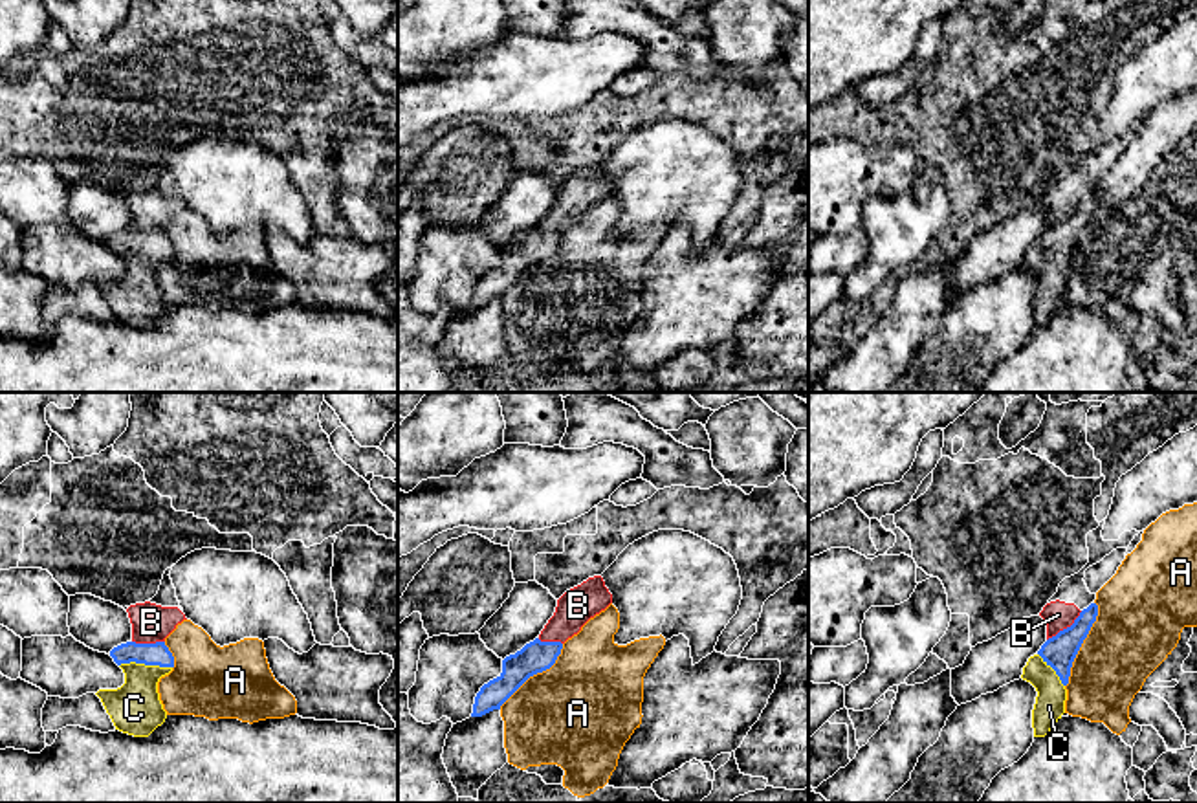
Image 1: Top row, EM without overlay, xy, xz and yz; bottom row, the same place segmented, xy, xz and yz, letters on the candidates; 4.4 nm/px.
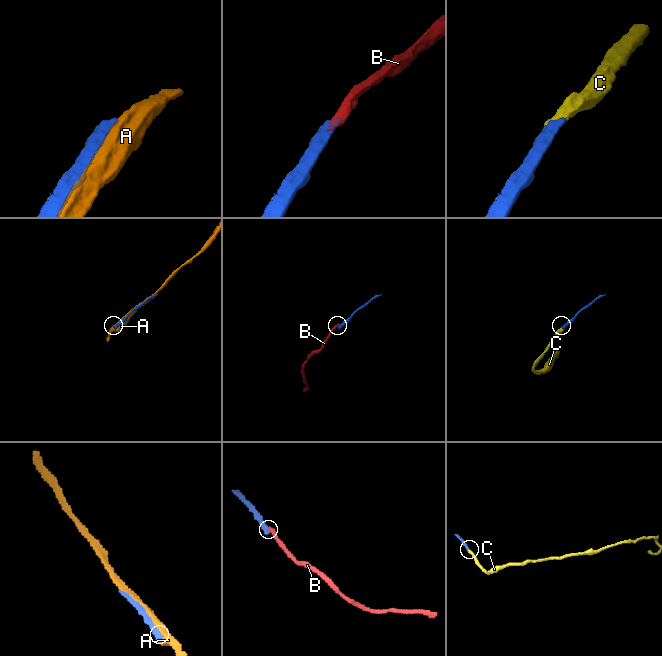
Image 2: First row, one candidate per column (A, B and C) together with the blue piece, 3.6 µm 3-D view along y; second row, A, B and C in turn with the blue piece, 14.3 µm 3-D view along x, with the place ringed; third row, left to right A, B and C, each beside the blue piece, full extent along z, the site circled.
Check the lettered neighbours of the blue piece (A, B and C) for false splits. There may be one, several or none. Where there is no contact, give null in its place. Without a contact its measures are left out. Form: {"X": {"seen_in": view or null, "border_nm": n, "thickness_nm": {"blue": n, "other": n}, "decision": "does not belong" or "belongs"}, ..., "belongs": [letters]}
{"A": {"seen_in": "yz", "border_nm": 400, "thickness_nm": {"blue": 140, "other": 360}, "decision": "does not belong"}, "B": {"seen_in": "yz", "border_nm": 200, "thickness_nm": {"blue": 140, "other": 130}, "decision": "does not belong"}, "C": {"seen_in": "xy", "border_nm": 240, "thickness_nm": {"blue": 100, "other": 220}, "decision": "belongs"}, "belongs": ["C"]}

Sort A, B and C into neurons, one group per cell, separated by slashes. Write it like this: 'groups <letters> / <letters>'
groups A / B / C

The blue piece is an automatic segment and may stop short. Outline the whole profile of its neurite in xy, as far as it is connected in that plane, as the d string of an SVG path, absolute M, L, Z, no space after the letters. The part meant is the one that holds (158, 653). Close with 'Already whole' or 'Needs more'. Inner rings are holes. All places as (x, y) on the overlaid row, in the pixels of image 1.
M126 642L110 651L114 662L125 673L125 684L117 689L99 689L106 713L115 730L148 737L167 719L159 700L158 682L174 667L174 656L165 642Z. Needs more

